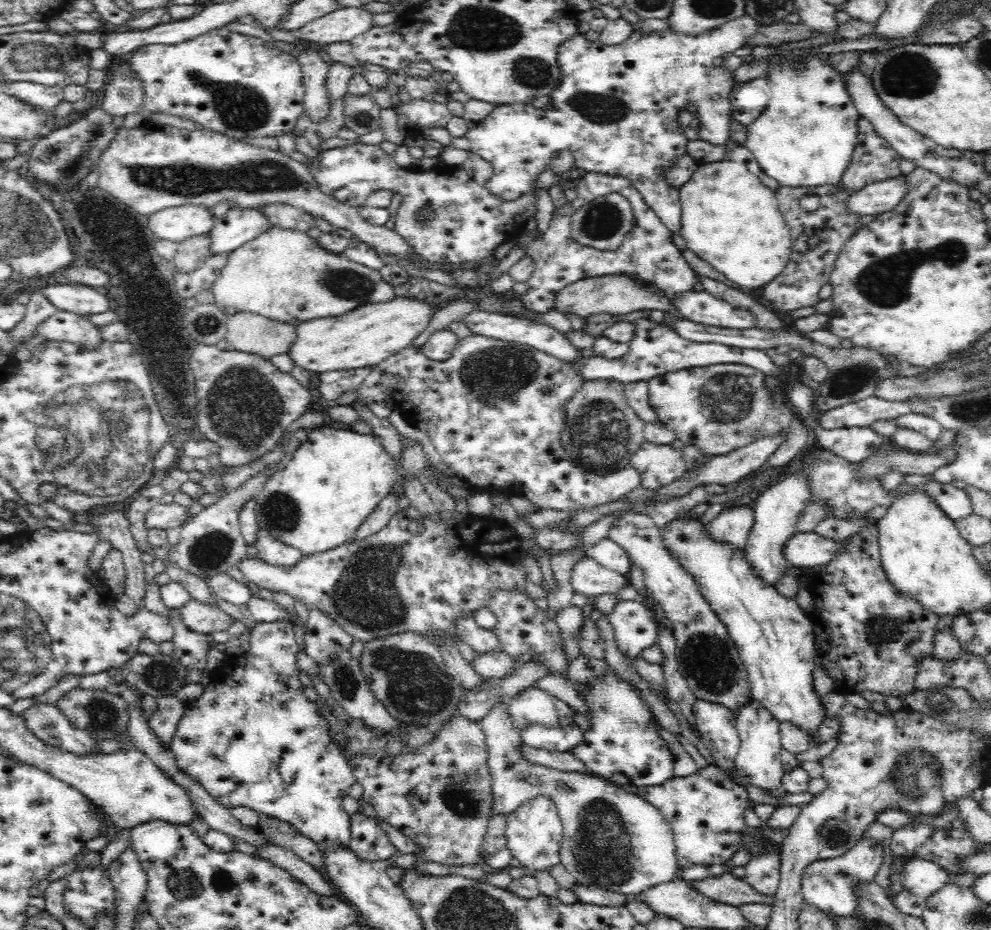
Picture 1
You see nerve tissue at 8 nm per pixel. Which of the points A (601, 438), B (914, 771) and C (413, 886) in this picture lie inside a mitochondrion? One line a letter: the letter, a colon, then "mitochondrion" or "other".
A: mitochondrion
B: mitochondrion
C: other

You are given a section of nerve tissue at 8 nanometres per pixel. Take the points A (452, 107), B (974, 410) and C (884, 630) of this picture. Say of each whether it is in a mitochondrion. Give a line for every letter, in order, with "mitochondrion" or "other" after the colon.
A: other
B: mitochondrion
C: mitochondrion

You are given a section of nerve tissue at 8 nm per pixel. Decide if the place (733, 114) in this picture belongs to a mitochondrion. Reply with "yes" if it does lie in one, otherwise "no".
no

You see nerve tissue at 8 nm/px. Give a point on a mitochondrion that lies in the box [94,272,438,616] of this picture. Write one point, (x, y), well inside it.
(248, 408)

